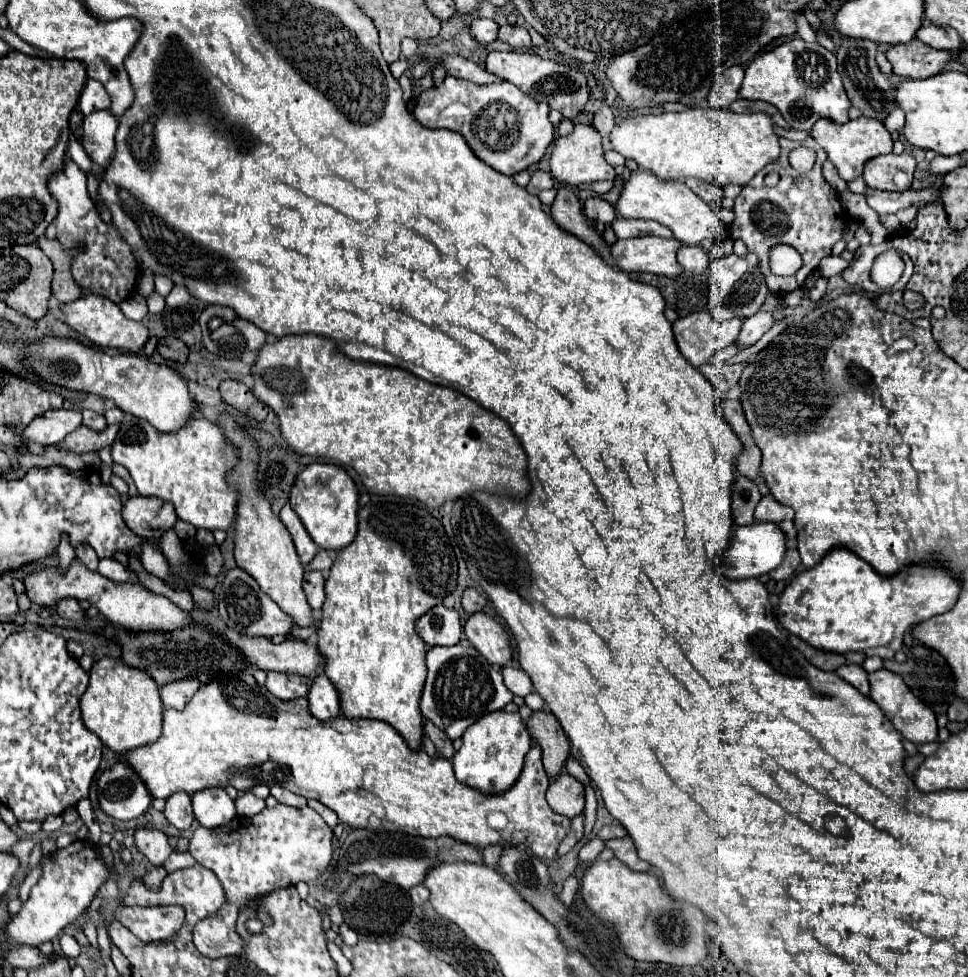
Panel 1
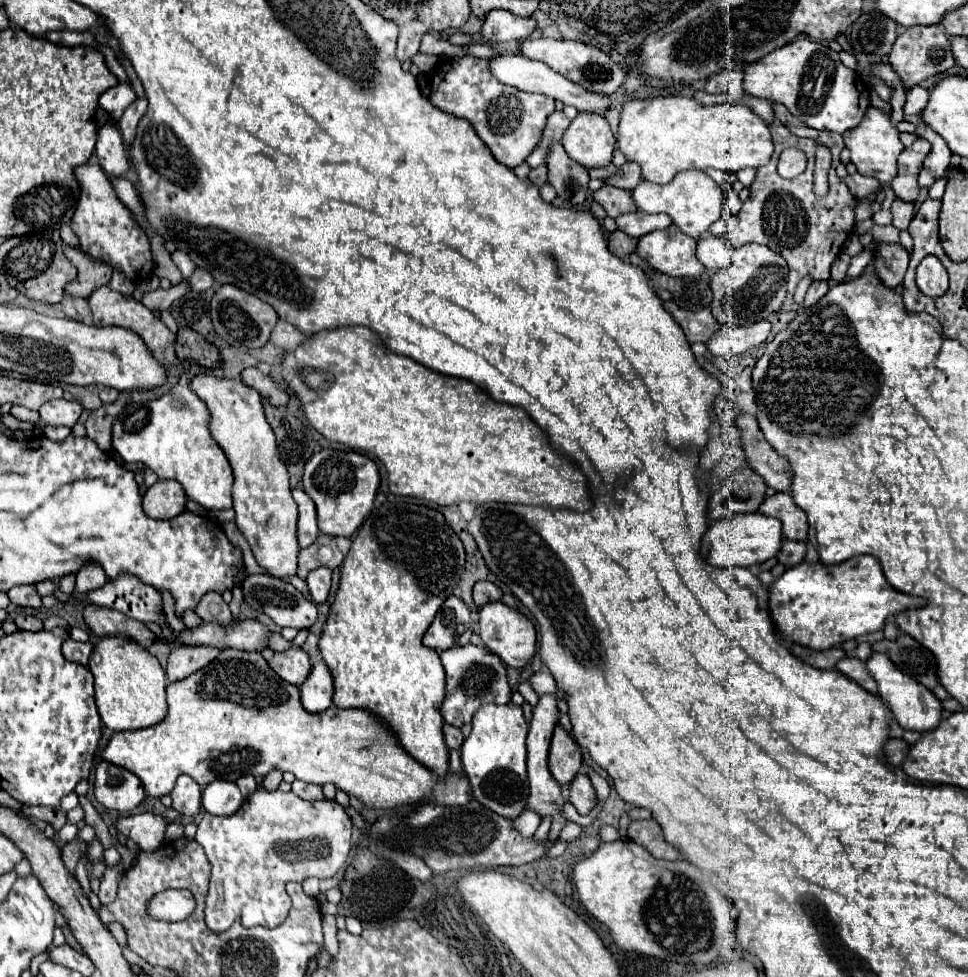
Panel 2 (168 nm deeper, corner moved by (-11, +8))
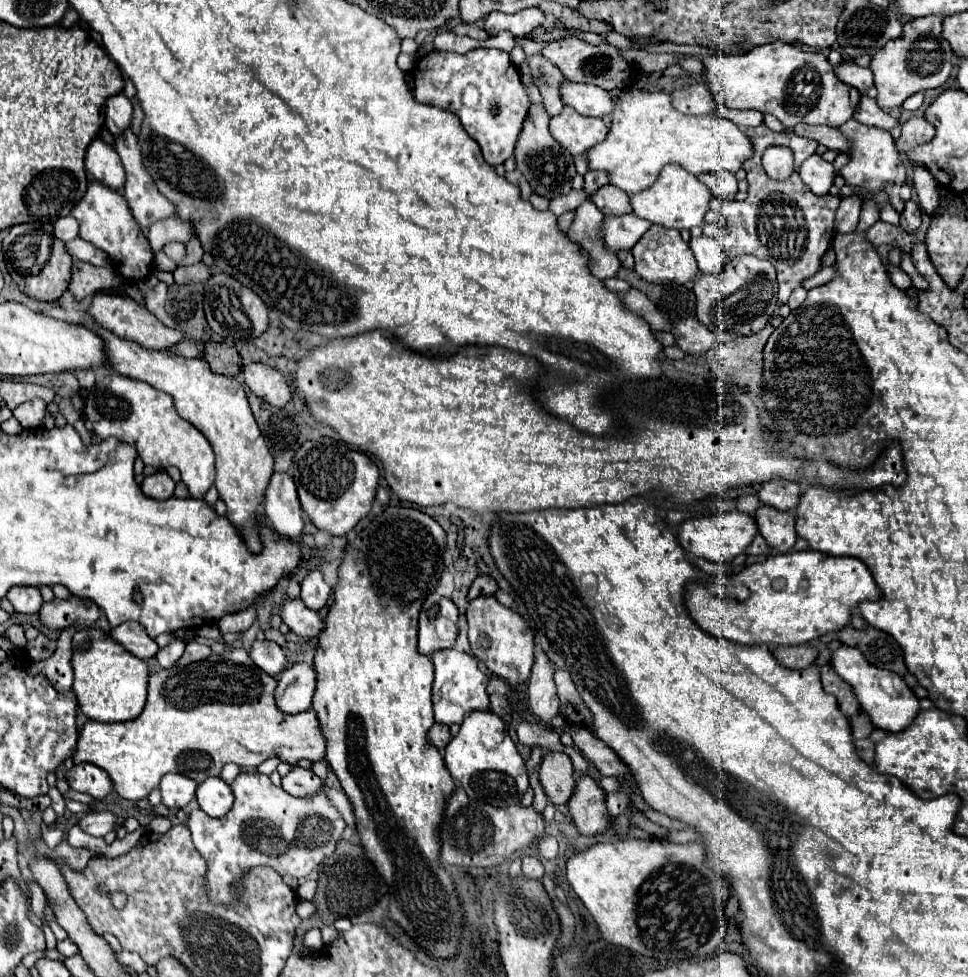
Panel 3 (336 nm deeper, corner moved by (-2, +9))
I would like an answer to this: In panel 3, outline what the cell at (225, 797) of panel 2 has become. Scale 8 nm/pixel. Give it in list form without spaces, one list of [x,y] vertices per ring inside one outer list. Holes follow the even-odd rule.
[[[207,778],[197,786],[197,800],[205,814],[221,818],[233,806],[233,792],[221,778]]]

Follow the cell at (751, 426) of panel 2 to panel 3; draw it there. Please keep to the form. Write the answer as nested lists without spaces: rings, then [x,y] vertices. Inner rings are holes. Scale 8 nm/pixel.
[[[773,480],[773,482],[765,482],[759,490],[759,500],[771,508],[777,510],[793,510],[799,504],[803,490],[799,484],[795,482],[787,482],[787,480]]]

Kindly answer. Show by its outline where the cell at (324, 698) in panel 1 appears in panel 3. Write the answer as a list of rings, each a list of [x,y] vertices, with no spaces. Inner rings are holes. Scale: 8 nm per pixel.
[[[293,664],[279,672],[275,700],[279,710],[285,714],[299,714],[311,708],[311,698],[315,692],[315,670],[305,664]]]

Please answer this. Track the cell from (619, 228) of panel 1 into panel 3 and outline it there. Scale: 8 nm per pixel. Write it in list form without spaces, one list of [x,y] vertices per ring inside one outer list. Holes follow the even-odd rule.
[[[635,214],[605,216],[603,220],[603,242],[607,250],[631,250],[637,240],[651,228],[651,222],[637,218]]]

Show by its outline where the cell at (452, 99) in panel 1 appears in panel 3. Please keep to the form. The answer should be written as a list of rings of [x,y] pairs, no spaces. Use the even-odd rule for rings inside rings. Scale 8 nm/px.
[[[475,48],[465,54],[441,50],[425,54],[415,66],[413,96],[421,104],[457,114],[465,132],[481,146],[481,154],[489,166],[499,166],[513,156],[523,118],[531,106],[517,68],[509,62],[507,52],[495,48]]]

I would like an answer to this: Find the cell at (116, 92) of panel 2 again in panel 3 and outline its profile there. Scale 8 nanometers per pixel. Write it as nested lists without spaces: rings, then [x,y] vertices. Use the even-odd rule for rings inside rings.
[[[117,94],[107,100],[107,128],[117,138],[123,130],[131,126],[133,120],[133,104],[123,96]]]

